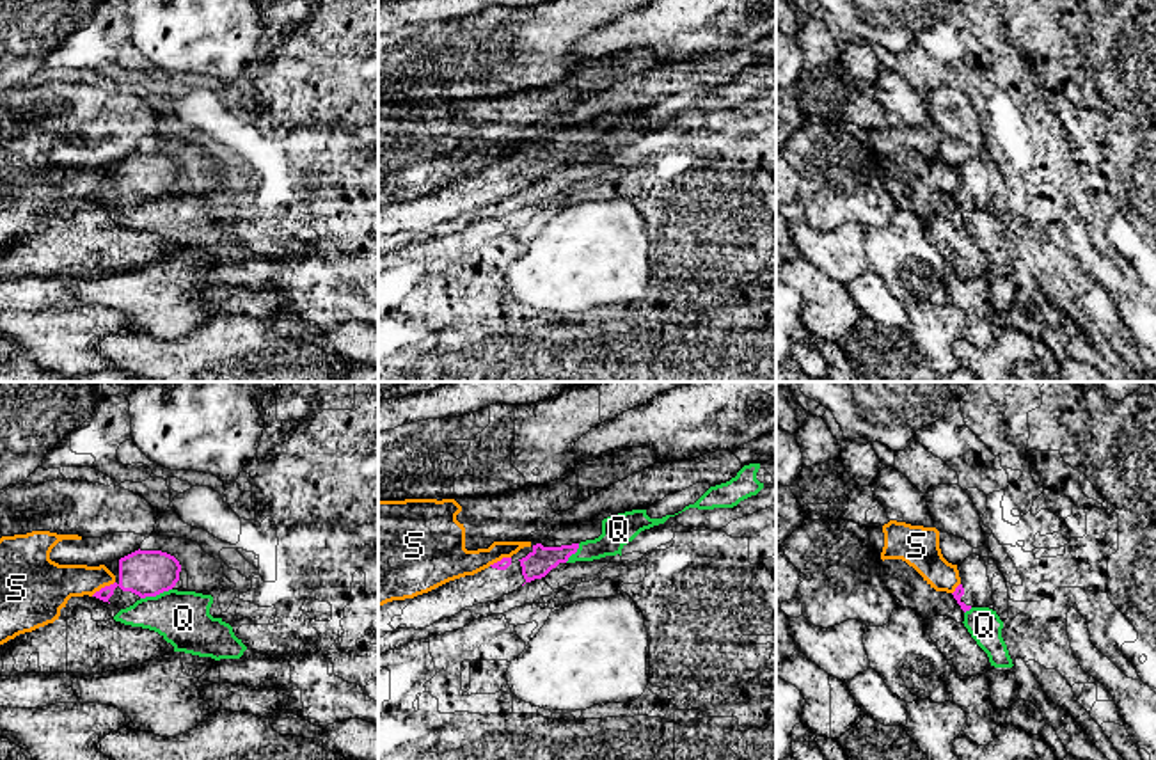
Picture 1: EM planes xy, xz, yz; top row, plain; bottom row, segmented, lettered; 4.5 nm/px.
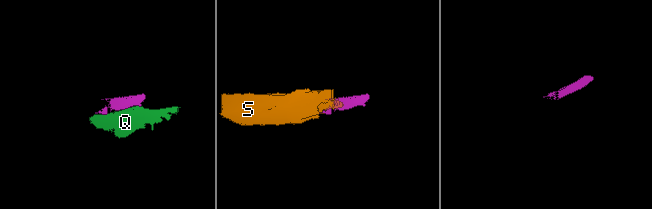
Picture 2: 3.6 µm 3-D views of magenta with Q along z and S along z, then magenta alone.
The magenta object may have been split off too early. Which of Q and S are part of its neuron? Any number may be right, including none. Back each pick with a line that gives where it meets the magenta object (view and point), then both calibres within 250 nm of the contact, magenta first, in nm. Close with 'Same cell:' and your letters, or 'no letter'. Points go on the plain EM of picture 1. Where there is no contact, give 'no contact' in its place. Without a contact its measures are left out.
Same cell: no letter

